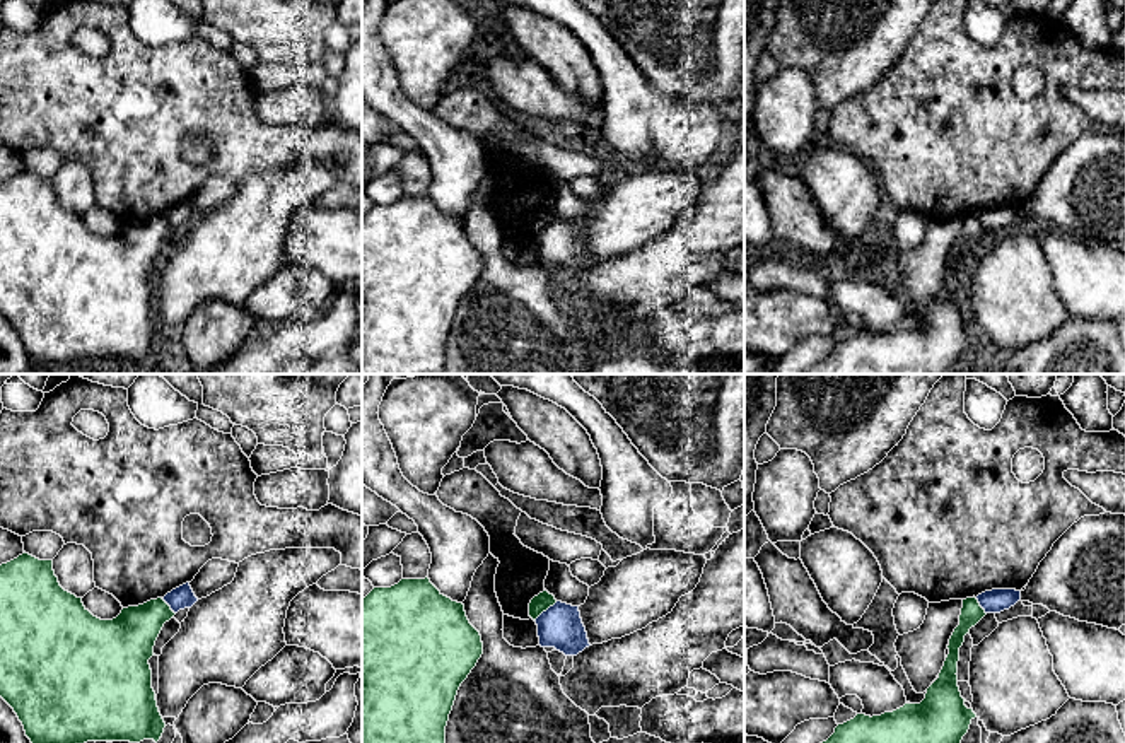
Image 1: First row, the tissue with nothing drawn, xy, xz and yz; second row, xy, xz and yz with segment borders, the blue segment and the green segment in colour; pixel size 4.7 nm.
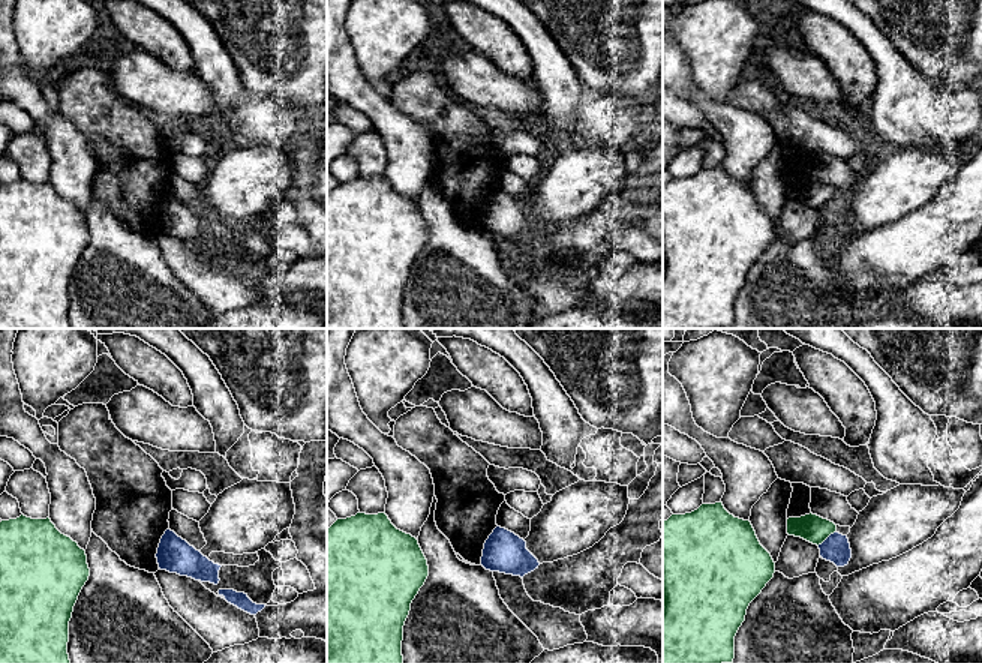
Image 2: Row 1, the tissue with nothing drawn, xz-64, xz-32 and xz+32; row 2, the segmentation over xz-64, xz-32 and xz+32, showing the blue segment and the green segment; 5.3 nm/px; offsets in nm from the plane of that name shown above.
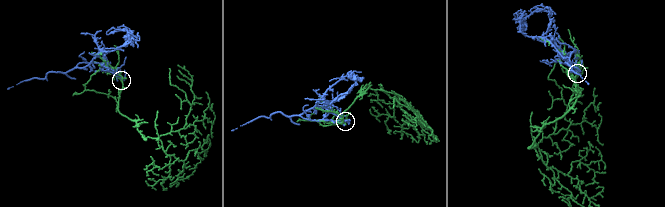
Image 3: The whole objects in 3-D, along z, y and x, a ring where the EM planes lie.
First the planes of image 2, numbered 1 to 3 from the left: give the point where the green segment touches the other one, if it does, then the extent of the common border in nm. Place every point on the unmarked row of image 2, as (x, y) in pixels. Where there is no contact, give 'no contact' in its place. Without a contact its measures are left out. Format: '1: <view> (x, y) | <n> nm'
1: no contact
2: no contact
3: xz+32 (828, 201) | 130 nm

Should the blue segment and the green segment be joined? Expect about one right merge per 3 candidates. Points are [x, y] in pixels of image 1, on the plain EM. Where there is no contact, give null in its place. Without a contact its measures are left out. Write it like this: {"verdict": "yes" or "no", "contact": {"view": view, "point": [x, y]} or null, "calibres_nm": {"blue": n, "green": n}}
{"verdict": "no", "contact": {"view": "xz", "point": [547, 228]}, "calibres_nm": {"blue": 200, "green": 90}}

